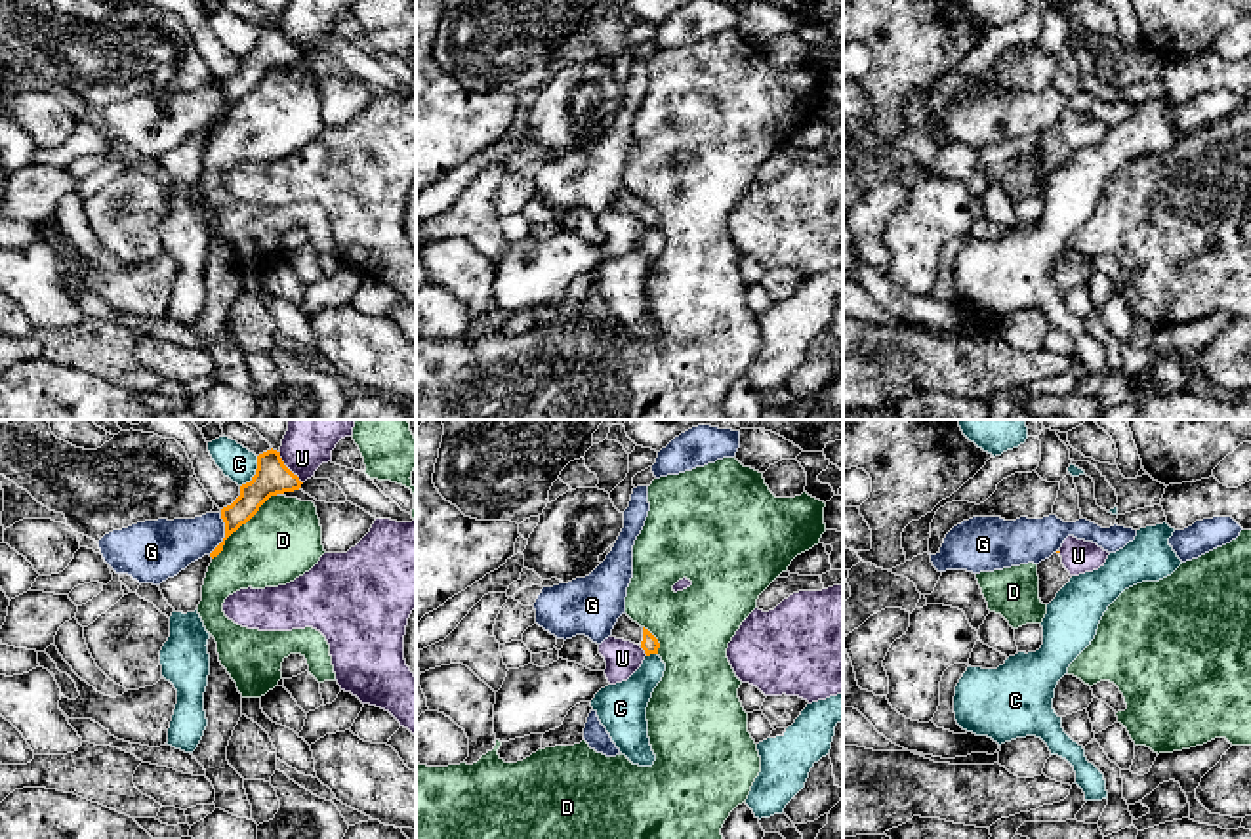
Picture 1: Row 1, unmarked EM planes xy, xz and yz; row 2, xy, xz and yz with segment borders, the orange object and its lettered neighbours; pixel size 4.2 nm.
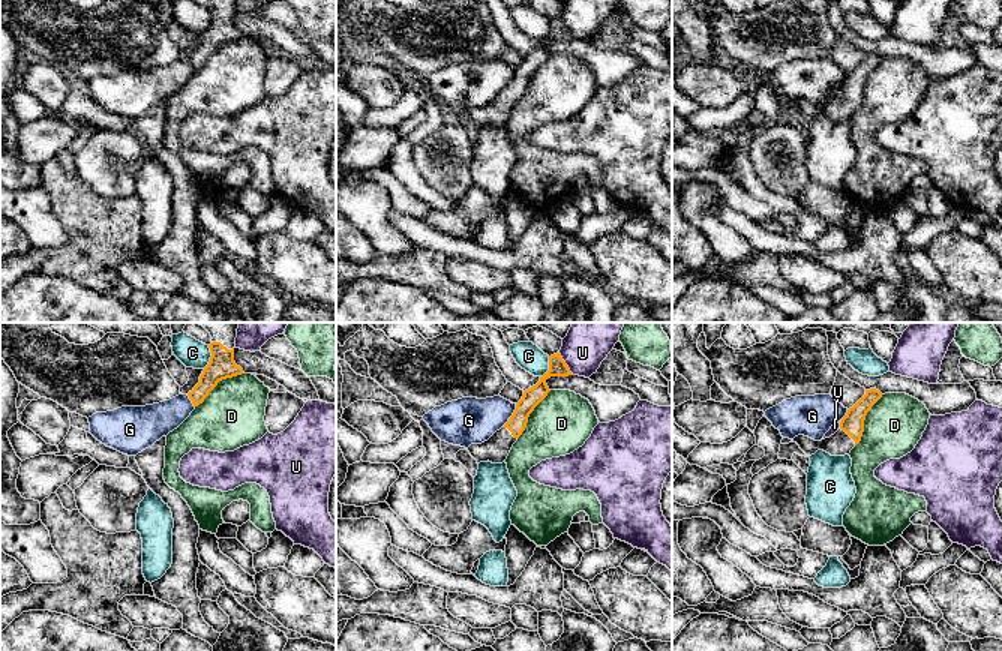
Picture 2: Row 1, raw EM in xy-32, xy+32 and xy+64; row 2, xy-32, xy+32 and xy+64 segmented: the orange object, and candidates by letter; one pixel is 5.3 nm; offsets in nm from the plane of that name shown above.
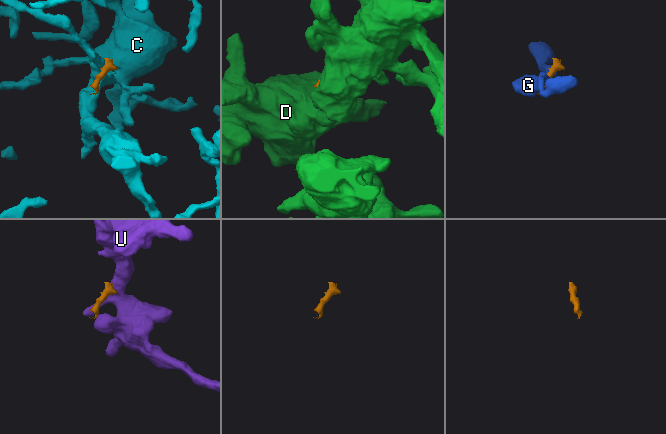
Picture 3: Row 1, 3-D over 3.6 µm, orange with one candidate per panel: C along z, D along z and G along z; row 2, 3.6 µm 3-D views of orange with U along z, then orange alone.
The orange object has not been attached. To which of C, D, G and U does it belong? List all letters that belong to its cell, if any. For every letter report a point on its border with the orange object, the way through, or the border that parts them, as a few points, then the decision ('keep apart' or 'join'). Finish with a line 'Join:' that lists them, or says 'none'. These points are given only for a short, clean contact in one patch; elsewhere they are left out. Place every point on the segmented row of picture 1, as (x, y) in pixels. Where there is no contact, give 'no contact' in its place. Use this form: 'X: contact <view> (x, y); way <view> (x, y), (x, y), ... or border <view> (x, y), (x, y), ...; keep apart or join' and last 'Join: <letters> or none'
C: contact xy (256, 473); keep apart
D: contact xy (241, 525); keep apart
G: contact xy (225, 534); border xy (222, 513), (224, 538), (208, 553); keep apart
U: contact xy (287, 468); keep apart
Join: none

